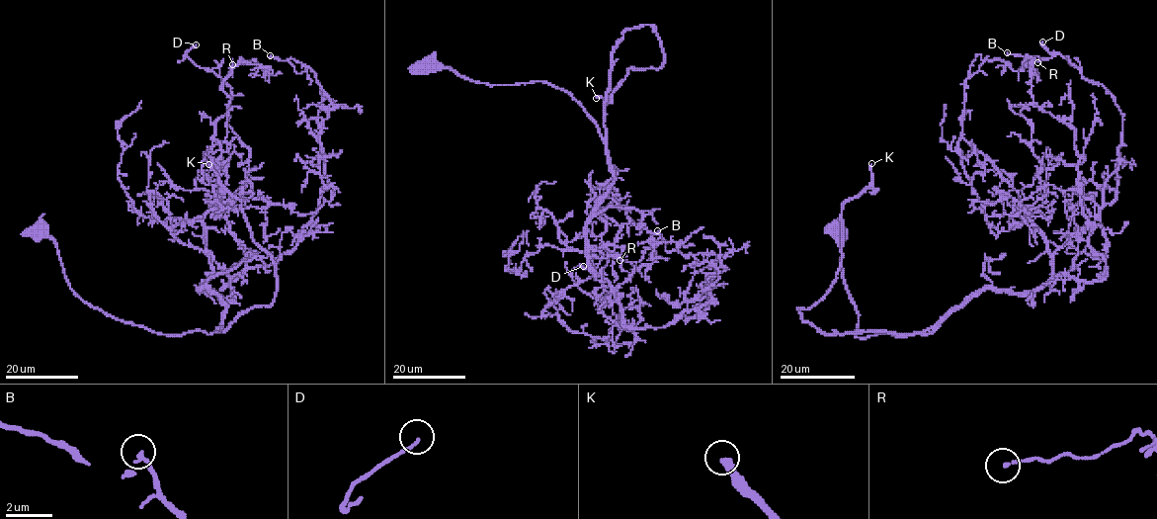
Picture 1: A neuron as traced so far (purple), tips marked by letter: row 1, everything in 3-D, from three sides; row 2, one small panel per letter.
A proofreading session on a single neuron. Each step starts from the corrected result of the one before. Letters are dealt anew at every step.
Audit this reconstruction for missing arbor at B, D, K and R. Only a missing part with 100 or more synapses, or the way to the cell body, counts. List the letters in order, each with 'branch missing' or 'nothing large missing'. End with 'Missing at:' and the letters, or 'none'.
B: nothing large missing
D: nothing large missing
K: branch missing
R: nothing large missing
Missing at: K

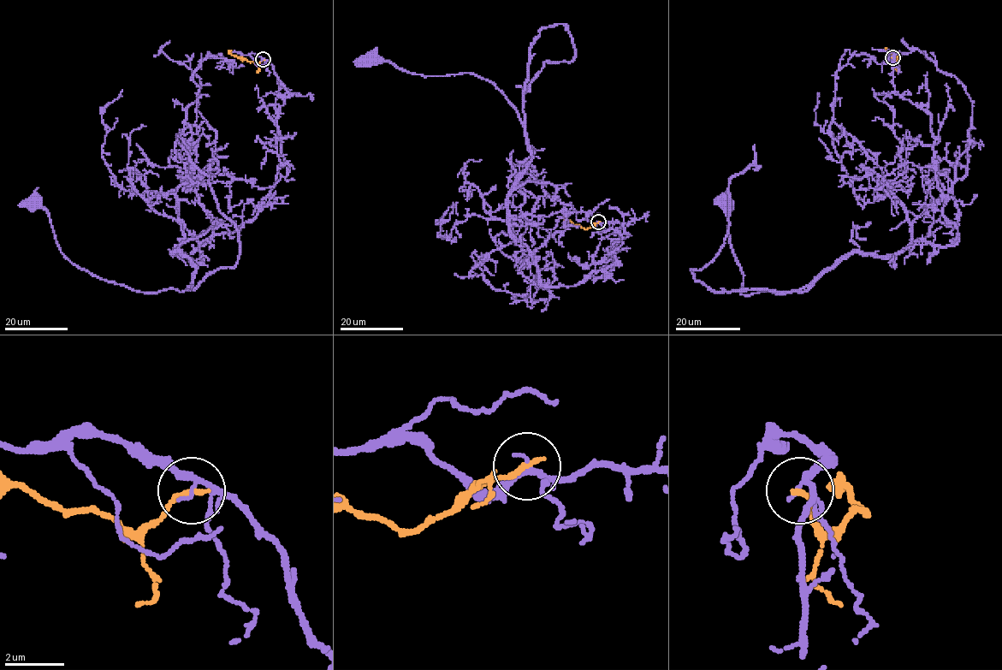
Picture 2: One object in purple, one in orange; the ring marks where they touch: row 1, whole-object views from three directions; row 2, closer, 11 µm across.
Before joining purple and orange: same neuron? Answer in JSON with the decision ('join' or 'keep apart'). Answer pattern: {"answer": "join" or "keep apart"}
{"answer": "keep apart"}

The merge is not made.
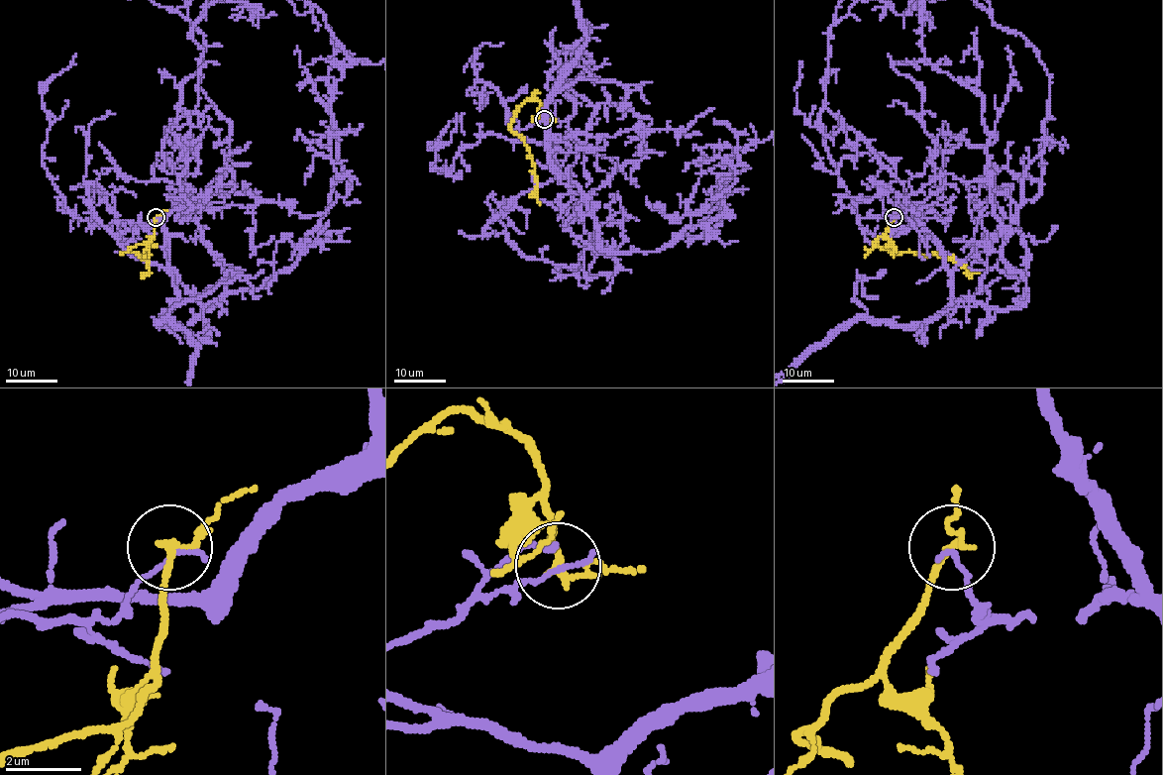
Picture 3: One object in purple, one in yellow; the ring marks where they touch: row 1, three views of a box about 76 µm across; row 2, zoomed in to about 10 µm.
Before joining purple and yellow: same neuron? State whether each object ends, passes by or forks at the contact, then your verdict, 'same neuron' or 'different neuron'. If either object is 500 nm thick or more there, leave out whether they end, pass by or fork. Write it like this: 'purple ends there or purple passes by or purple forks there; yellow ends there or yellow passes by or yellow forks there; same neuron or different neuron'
purple ends there; yellow passes by; different neuron

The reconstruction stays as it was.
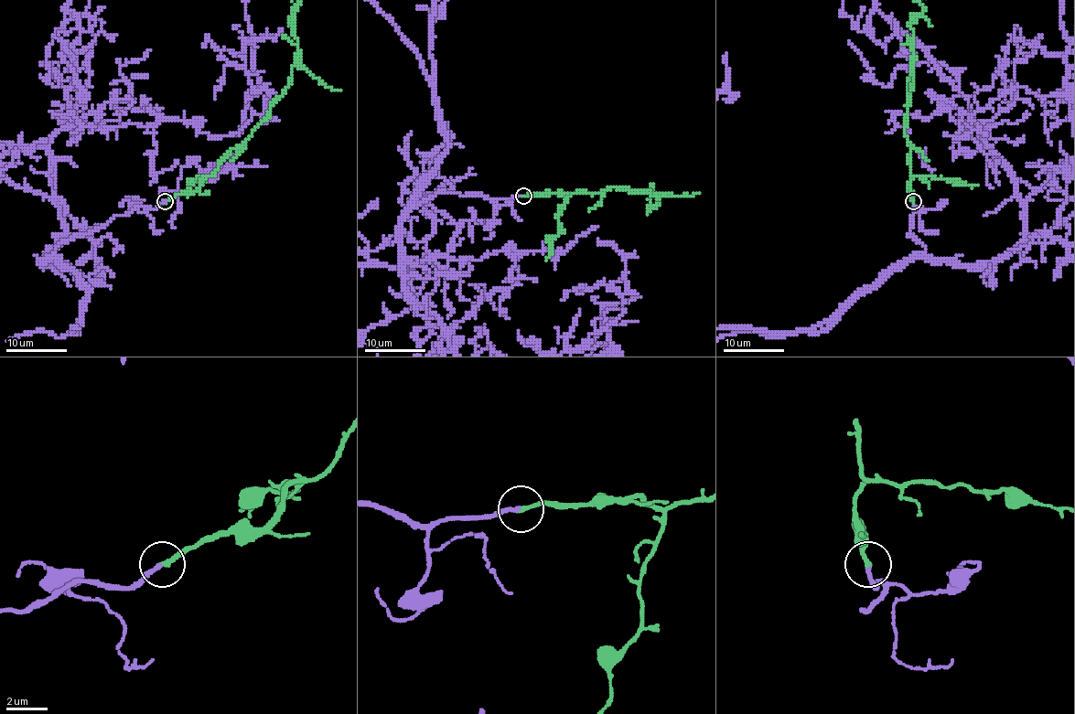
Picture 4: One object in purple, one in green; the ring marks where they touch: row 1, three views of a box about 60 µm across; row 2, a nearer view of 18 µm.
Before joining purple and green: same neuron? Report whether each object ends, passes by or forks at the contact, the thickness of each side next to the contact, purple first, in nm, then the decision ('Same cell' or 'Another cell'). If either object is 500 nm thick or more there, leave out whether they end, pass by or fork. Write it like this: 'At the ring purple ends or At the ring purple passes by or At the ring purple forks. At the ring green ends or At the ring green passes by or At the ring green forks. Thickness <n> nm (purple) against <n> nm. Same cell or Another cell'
At the ring purple ends. At the ring green ends. Thickness 200 nm (purple) against 240 nm. Same cell

